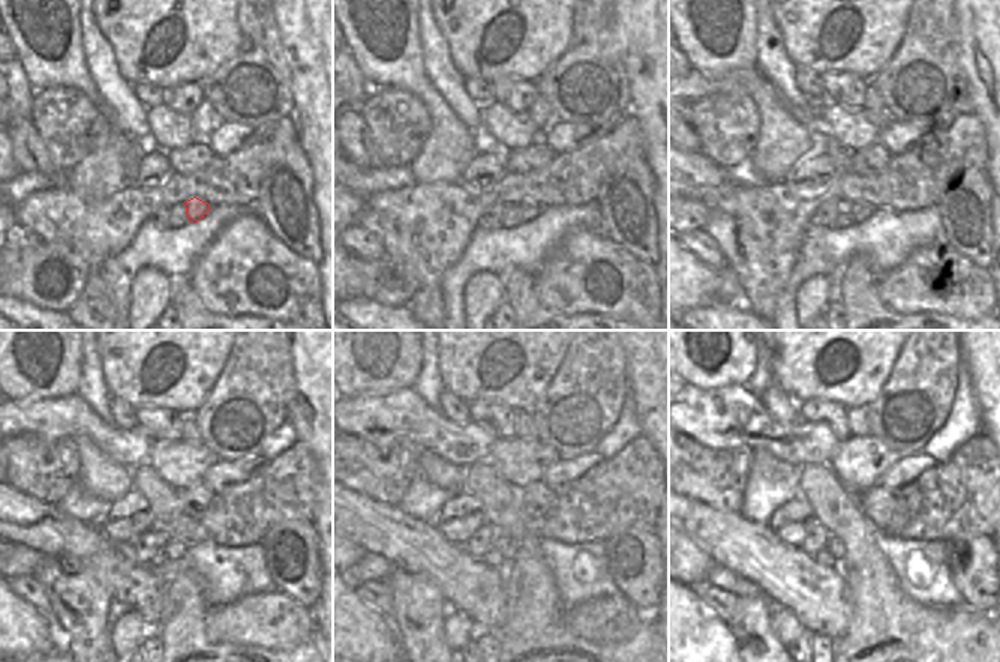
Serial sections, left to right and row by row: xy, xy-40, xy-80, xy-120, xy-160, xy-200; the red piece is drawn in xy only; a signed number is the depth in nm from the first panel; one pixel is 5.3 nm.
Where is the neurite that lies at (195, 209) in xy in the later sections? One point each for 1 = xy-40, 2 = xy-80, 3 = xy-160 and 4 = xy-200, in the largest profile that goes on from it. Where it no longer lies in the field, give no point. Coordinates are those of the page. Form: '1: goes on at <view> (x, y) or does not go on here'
1: goes on at xy-40 (529, 210)
2: goes on at xy-80 (859, 210)
3: goes on at xy-160 (507, 547)
4: goes on at xy-200 (835, 547)

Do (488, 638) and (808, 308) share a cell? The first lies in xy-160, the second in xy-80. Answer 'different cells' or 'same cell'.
different cells

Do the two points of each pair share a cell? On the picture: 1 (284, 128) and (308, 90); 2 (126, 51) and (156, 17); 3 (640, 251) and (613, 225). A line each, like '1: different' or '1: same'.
1: different
2: same
3: same

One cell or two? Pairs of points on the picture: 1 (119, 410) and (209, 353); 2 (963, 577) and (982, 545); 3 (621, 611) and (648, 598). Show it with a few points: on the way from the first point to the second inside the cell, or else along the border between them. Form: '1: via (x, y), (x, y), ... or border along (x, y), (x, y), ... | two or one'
1: border along (111, 394), (126, 400), (135, 409) | two
2: via (970, 569), (978, 553) | one
3: border along (621, 595), (646, 614) | two

